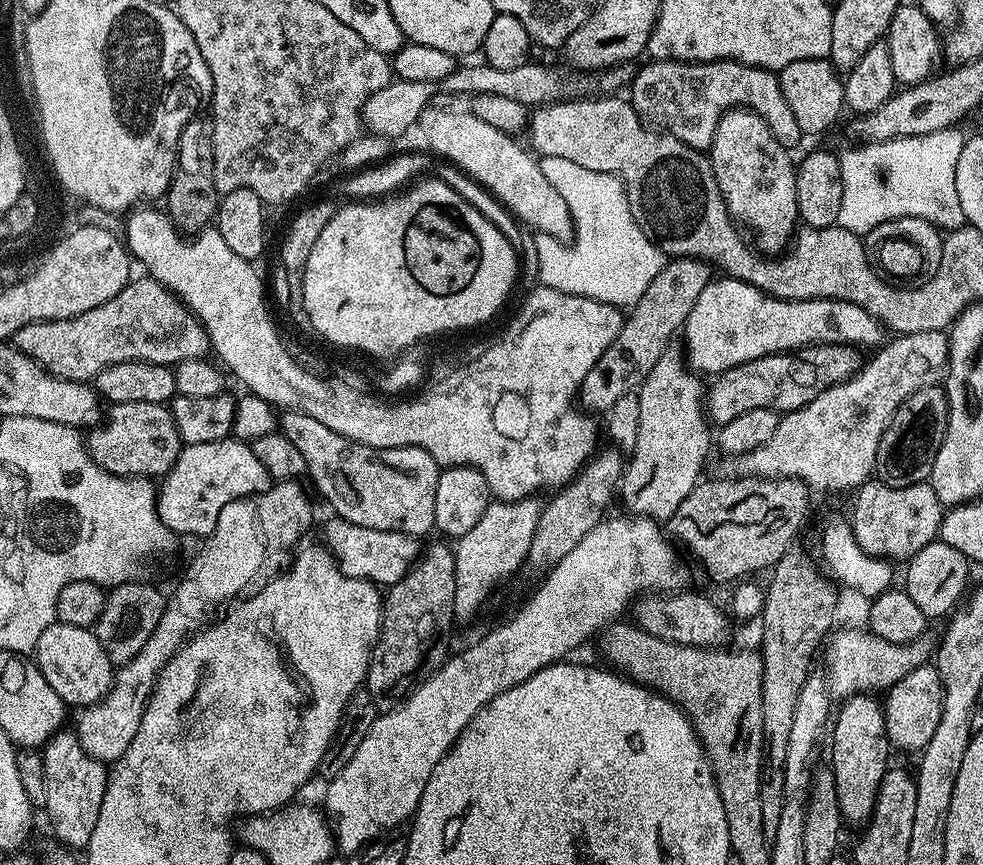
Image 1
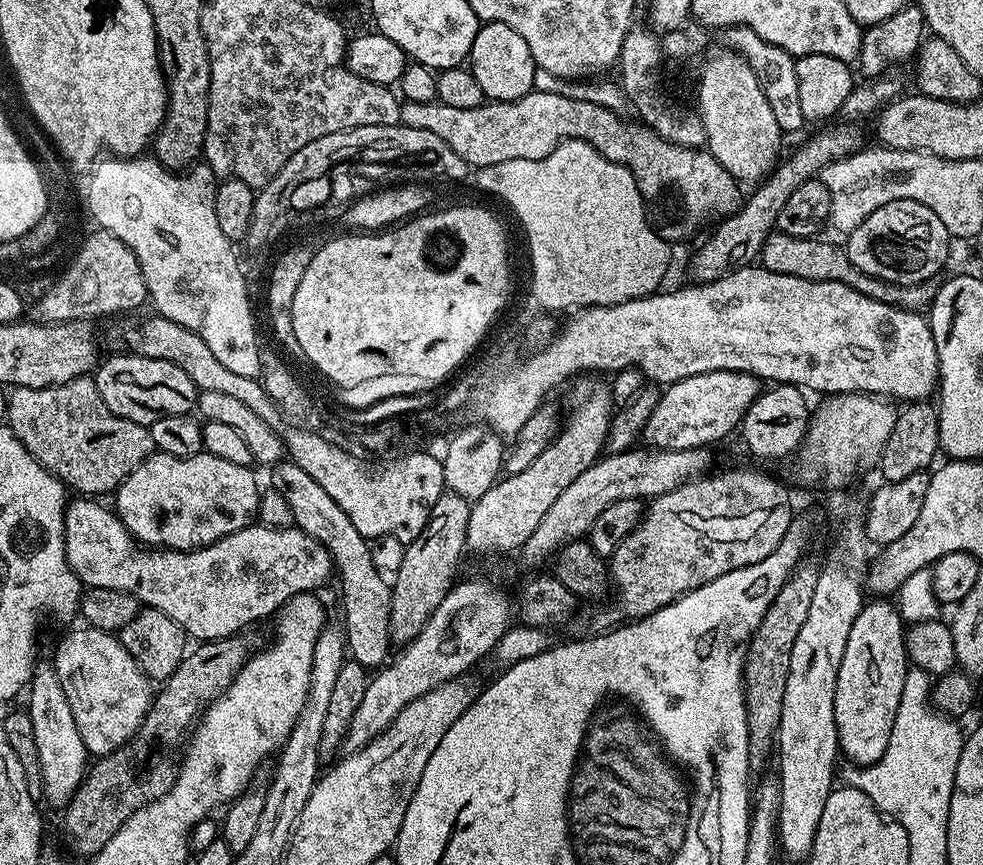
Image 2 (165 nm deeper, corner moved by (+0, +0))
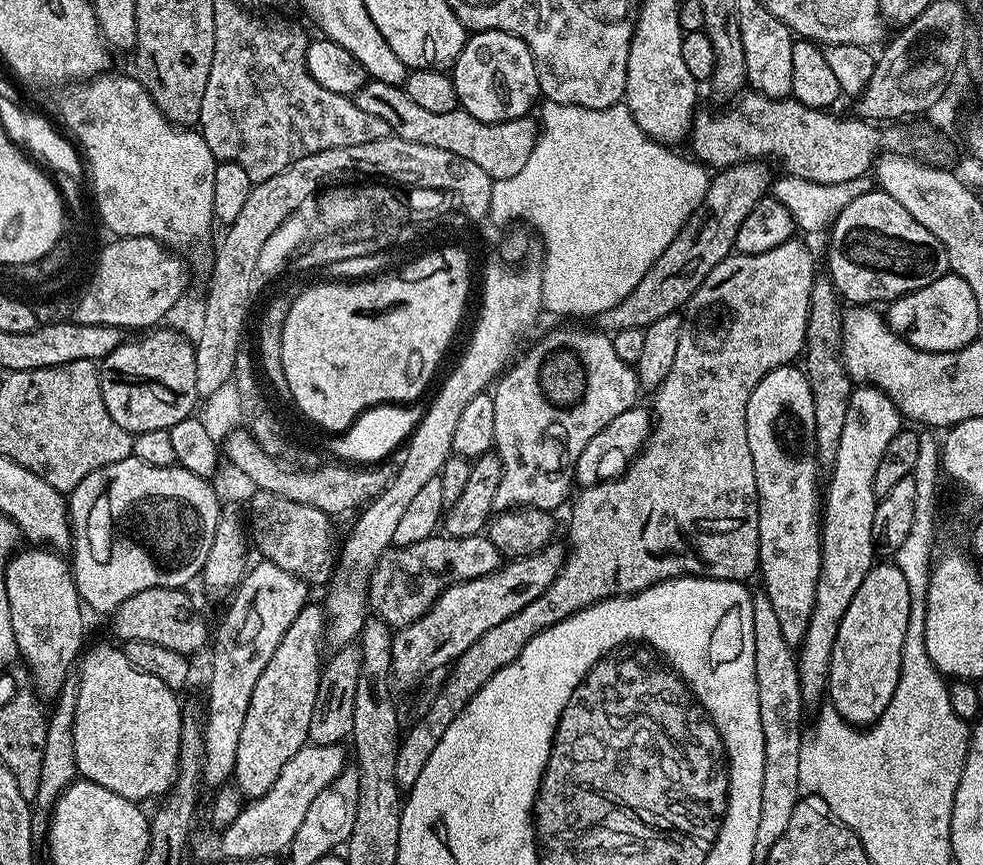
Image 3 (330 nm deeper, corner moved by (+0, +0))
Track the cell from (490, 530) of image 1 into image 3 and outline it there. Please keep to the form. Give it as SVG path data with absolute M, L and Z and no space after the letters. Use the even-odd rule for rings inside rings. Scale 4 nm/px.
M595 327L589 328L556 328L549 336L544 336L540 344L536 344L518 364L513 363L495 381L494 395L494 451L500 457L502 474L498 482L498 494L494 494L494 502L504 510L517 506L530 508L556 507L574 488L576 463L586 450L586 442L598 434L622 410L630 410L637 403L636 369L631 364L622 362L614 351L611 335L605 334Z

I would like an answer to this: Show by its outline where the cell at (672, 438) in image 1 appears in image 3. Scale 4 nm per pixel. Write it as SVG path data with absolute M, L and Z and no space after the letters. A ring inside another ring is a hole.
M547 544L534 556L509 559L496 572L445 589L417 621L410 622L393 635L392 679L395 687L412 688L435 668L451 665L462 653L470 650L470 646L474 646L490 626L506 622L506 618L518 614L522 606L530 606L534 598L544 594L564 565L566 548L561 544Z

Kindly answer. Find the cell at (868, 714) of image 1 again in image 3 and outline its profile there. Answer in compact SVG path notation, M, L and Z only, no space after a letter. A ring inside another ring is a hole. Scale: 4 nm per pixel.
M873 563L866 578L862 578L862 586L858 586L858 594L846 606L846 614L842 614L828 671L827 699L844 721L857 726L882 718L886 706L890 706L898 686L902 642L910 622L910 586L906 586L906 577L896 563L880 563Z

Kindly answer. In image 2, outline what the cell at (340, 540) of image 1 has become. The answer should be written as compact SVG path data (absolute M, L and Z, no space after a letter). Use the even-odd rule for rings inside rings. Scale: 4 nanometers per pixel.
M76 498L64 510L64 545L72 573L88 588L122 590L140 601L145 608L162 610L166 618L174 618L193 641L221 640L243 633L243 628L259 620L275 617L280 609L304 592L315 593L328 579L333 579L332 555L295 526L269 527L253 522L234 534L226 534L205 548L179 552L173 548L141 546L111 507L103 508L96 498Z

